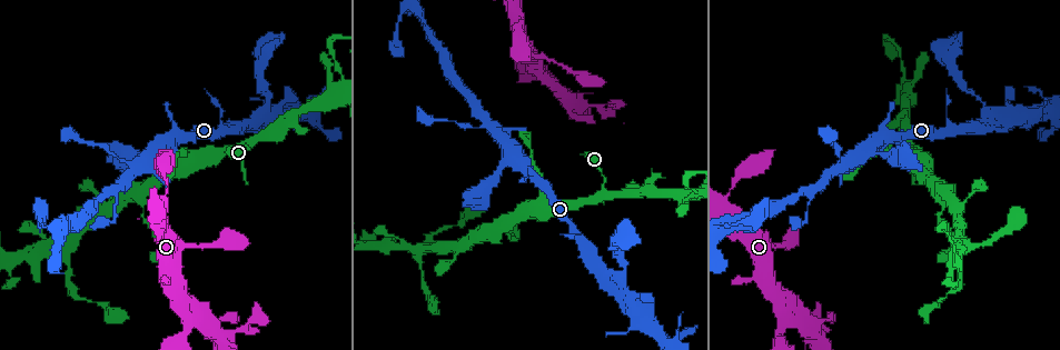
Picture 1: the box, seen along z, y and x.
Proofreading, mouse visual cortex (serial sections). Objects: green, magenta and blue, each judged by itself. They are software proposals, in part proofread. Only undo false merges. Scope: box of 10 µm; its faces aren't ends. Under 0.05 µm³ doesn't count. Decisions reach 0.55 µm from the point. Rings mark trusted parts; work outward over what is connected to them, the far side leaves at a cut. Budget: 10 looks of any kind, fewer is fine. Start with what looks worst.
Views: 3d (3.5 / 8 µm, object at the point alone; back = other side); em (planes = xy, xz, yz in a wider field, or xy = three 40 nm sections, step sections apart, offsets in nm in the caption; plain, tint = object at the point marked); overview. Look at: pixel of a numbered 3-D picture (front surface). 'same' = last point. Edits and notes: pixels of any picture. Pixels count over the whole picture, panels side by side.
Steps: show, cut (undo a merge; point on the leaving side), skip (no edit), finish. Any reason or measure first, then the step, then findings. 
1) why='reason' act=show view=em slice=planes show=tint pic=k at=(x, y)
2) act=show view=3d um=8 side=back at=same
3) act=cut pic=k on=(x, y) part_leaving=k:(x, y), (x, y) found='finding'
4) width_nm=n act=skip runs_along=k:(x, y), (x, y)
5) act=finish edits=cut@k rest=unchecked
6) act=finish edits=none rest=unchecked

why='sharp bend' act=show view=3d um=3.5 pic=1 at=(607, 275)

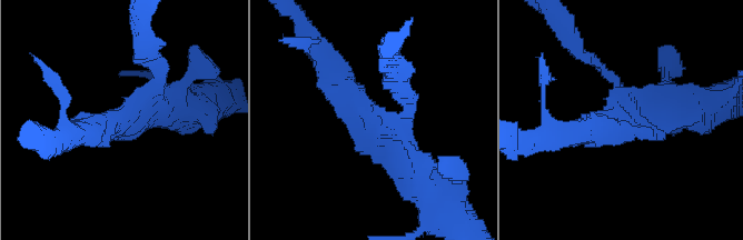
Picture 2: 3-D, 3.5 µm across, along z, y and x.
act=show view=em slice=xy step=5 show=tint pic=2 at=(372, 122)

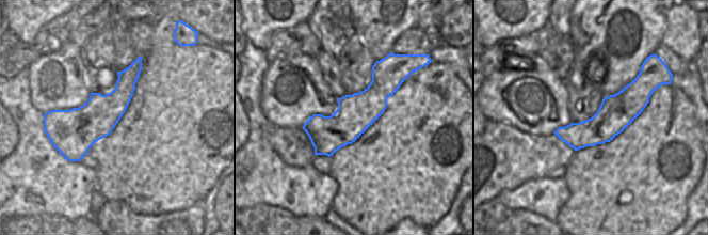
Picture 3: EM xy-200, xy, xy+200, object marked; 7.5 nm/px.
act=skip runs_along=2:(326, 66), (422, 177) found='one cell here'

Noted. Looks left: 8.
why='arms part here' act=show view=3d um=3.5 pic=1 at=(328, 104)

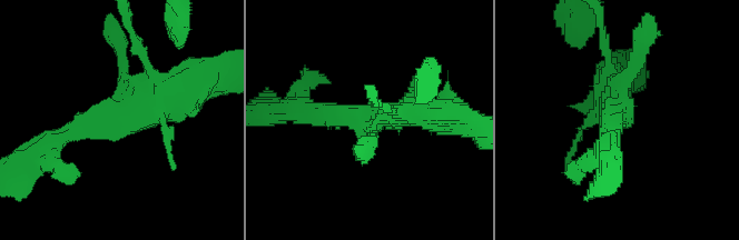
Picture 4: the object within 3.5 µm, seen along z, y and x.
act=show view=em slice=planes show=tint pic=4 at=(115, 119)

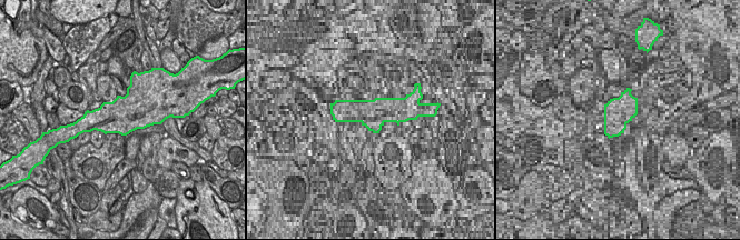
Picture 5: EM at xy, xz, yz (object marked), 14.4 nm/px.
why='another direction' act=show view=em slice=xy step=1 show=tint at=same

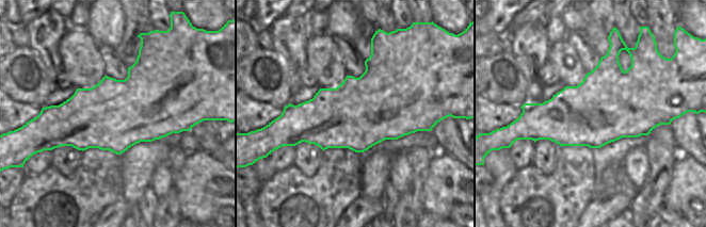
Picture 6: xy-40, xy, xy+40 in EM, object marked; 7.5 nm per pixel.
act=skip runs_along=4:(48, 142), (134, 119), (148, 67) found='all the same cell'

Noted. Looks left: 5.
why='thin neck' act=show view=3d um=8 pic=1 at=(239, 330)

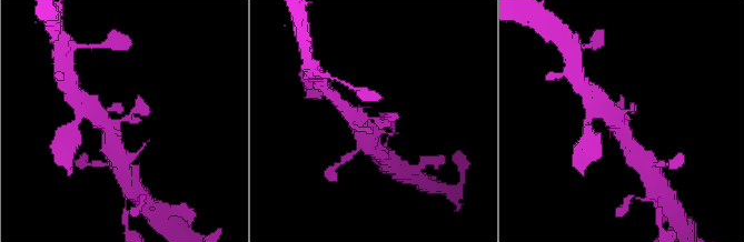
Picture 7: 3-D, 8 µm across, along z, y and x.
why='now the EM' act=show view=em slice=xy step=1 show=tint at=same

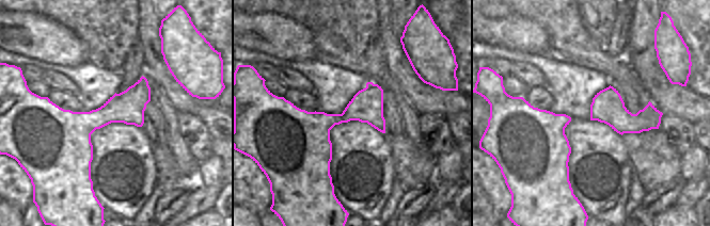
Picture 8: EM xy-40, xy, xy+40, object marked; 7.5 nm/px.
width_nm=240 act=skip runs_along=7:(99, 113), (112, 125), (137, 112), (139, 97) found='continuous, no second cell'

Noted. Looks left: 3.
why='sharp bend' act=show view=3d um=3.5 pic=1 at=(964, 241)

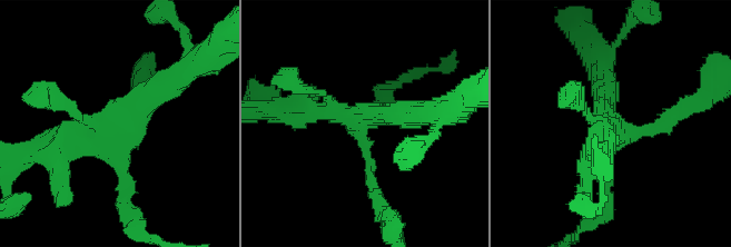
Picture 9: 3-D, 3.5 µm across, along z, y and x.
why='now the EM' act=show view=em slice=xy step=1 show=tint pic=9 at=(360, 119)

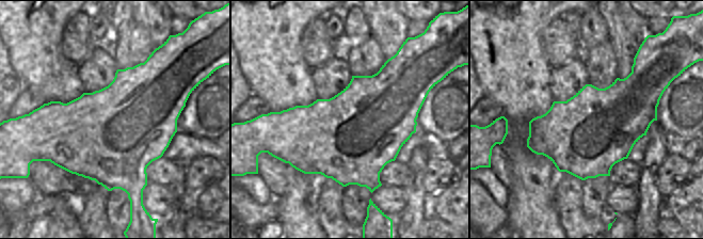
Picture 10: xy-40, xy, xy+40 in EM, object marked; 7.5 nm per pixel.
act=skip runs_along=9:(174, 81), (43, 154) found='all the same cell'

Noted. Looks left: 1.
act=finish edits=none rest=unchecked

